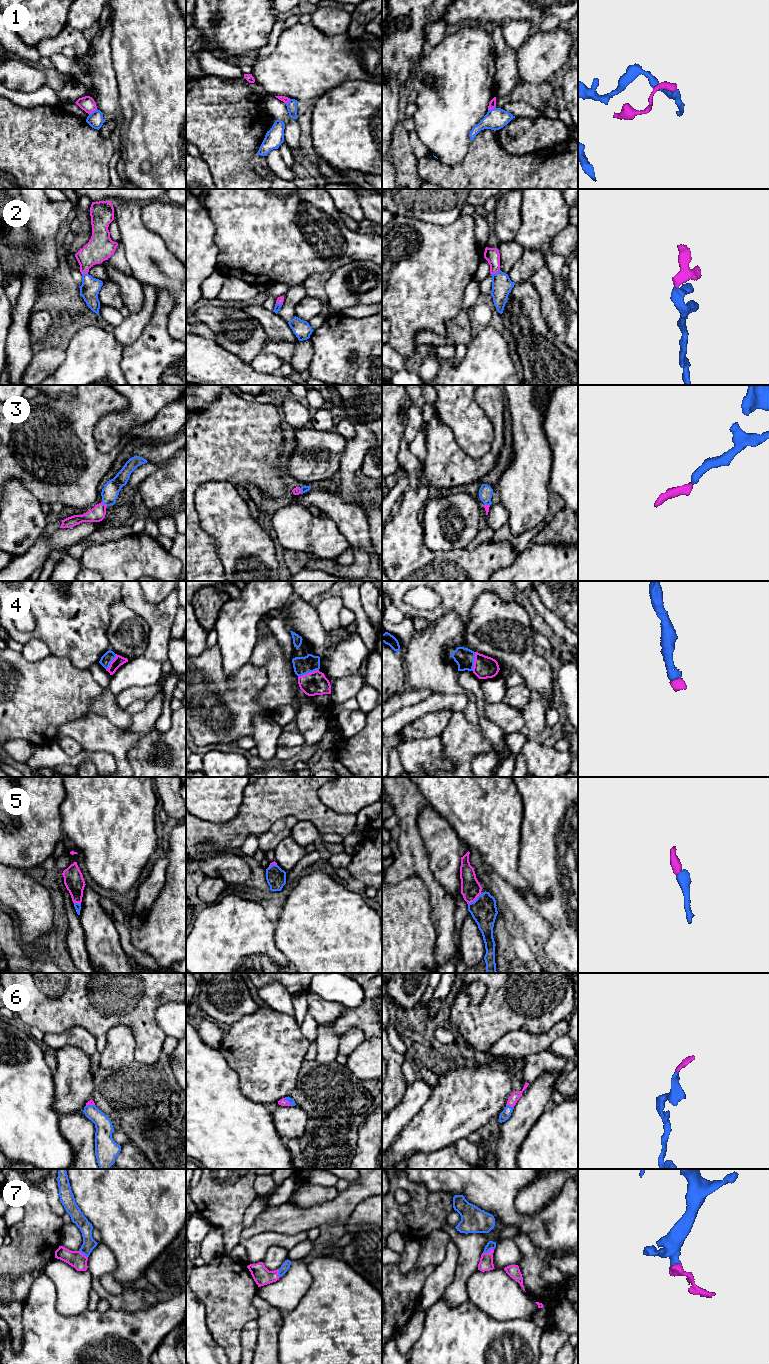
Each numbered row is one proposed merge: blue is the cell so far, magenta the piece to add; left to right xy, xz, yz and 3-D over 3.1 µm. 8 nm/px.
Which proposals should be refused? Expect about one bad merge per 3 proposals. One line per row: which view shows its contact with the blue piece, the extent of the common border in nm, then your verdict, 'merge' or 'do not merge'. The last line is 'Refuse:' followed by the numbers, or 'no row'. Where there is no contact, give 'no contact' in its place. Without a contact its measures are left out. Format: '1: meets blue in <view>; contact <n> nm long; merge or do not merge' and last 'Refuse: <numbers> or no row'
1: meets blue in xy; contact 80 nm long; do not merge
2: meets blue in yz; contact 80 nm long; merge
3: meets blue in xy; contact 60 nm long; merge
4: meets blue in xz; contact 180 nm long; merge
5: meets blue in yz; contact 140 nm long; merge
6: meets blue in yz; contact 70 nm long; merge
7: meets blue in yz; contact 100 nm long; merge
Refuse: 1

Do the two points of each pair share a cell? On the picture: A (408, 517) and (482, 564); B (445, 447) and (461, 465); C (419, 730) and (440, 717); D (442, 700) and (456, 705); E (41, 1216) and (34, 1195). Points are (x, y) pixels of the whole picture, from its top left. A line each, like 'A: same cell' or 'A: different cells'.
A: same cell
B: same cell
C: same cell
D: same cell
E: same cell

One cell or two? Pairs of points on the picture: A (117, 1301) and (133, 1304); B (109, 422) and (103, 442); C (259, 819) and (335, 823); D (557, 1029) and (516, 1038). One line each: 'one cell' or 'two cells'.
A: one cell
B: one cell
C: one cell
D: one cell

